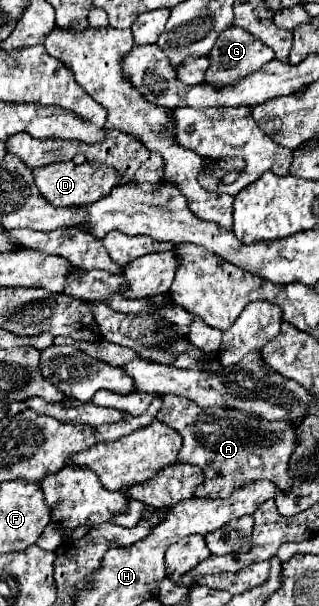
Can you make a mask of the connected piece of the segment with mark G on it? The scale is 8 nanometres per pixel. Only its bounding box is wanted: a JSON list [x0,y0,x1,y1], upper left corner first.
[206,27,274,85]

